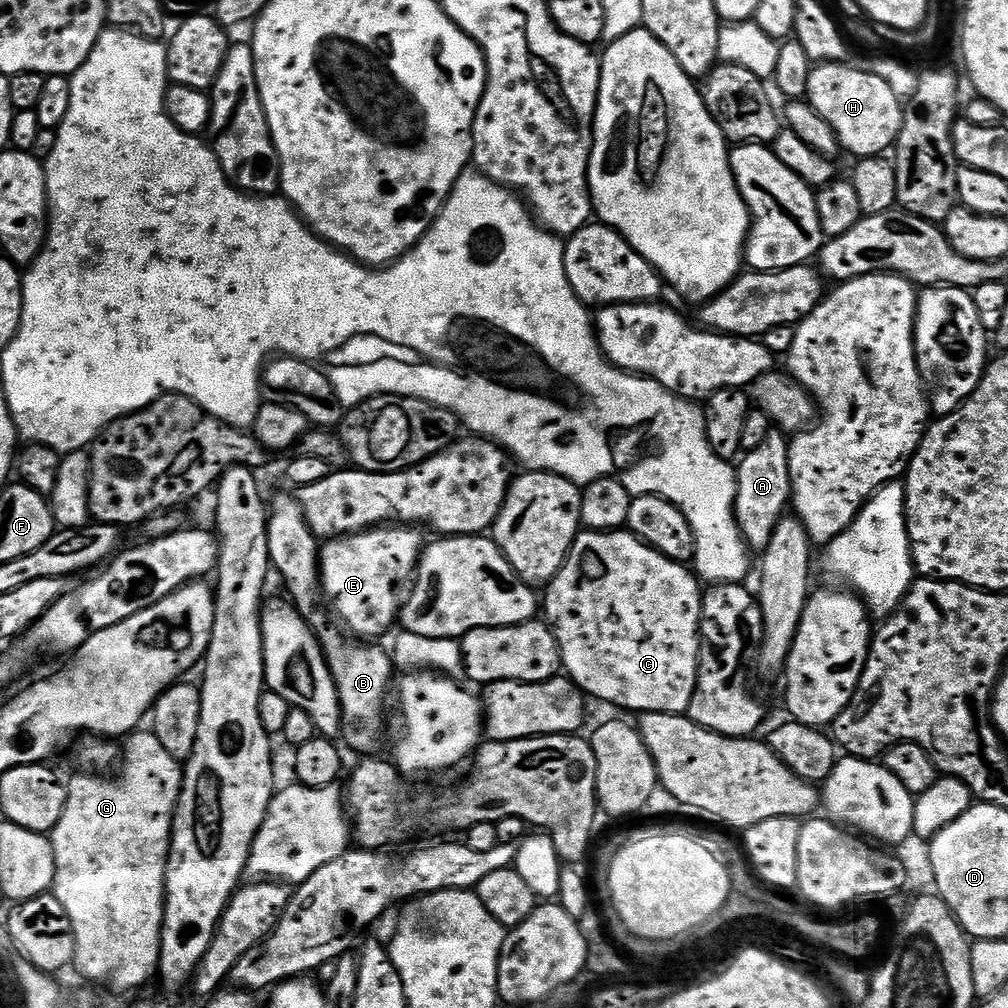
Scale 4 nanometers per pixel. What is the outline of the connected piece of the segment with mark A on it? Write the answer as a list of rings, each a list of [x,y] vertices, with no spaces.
[[[779,430],[768,432],[755,450],[743,453],[736,468],[736,521],[749,549],[756,554],[763,553],[764,548],[770,546],[774,526],[778,526],[786,514],[792,499],[789,443],[785,433]]]

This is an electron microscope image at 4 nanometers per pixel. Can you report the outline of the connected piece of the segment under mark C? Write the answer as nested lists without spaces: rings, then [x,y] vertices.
[[[627,530],[618,532],[581,531],[576,541],[570,546],[568,557],[558,574],[546,586],[542,596],[542,612],[546,623],[556,636],[560,647],[560,662],[569,680],[584,693],[585,697],[601,700],[604,704],[613,704],[616,708],[625,708],[628,712],[669,712],[675,716],[687,713],[696,689],[696,675],[700,665],[700,605],[702,603],[702,584],[685,565],[674,562],[649,544],[644,544],[635,534]]]

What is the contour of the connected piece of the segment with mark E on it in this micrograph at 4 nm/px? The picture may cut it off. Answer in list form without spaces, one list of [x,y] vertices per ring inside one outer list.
[[[381,526],[353,536],[337,536],[321,547],[323,599],[328,599],[327,607],[340,615],[339,623],[353,637],[380,638],[376,636],[397,623],[406,599],[406,585],[415,577],[420,554],[426,547],[426,540],[416,532],[412,526]]]

